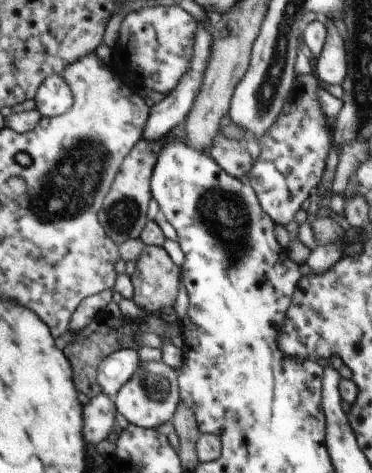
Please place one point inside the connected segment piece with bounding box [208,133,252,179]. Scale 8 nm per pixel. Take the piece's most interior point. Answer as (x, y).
(237, 162)

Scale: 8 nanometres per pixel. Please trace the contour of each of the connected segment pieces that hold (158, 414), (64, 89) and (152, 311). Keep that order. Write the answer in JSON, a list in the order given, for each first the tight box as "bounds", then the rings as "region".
[{"bounds":[114,358,178,428],"region":[[[161,358],[157,361],[140,361],[132,378],[120,388],[114,398],[116,410],[128,420],[129,423],[144,428],[158,428],[166,420],[172,420],[178,406],[178,383],[176,372],[172,366]]]},{"bounds":[34,75,74,118],"region":[[[52,75],[39,87],[34,99],[42,118],[52,118],[70,110],[74,93],[62,75]]]},{"bounds":[131,245,182,315],"region":[[[146,245],[136,262],[131,278],[134,287],[133,301],[148,315],[158,315],[166,307],[173,307],[182,280],[182,268],[176,265],[164,247]]]}]

